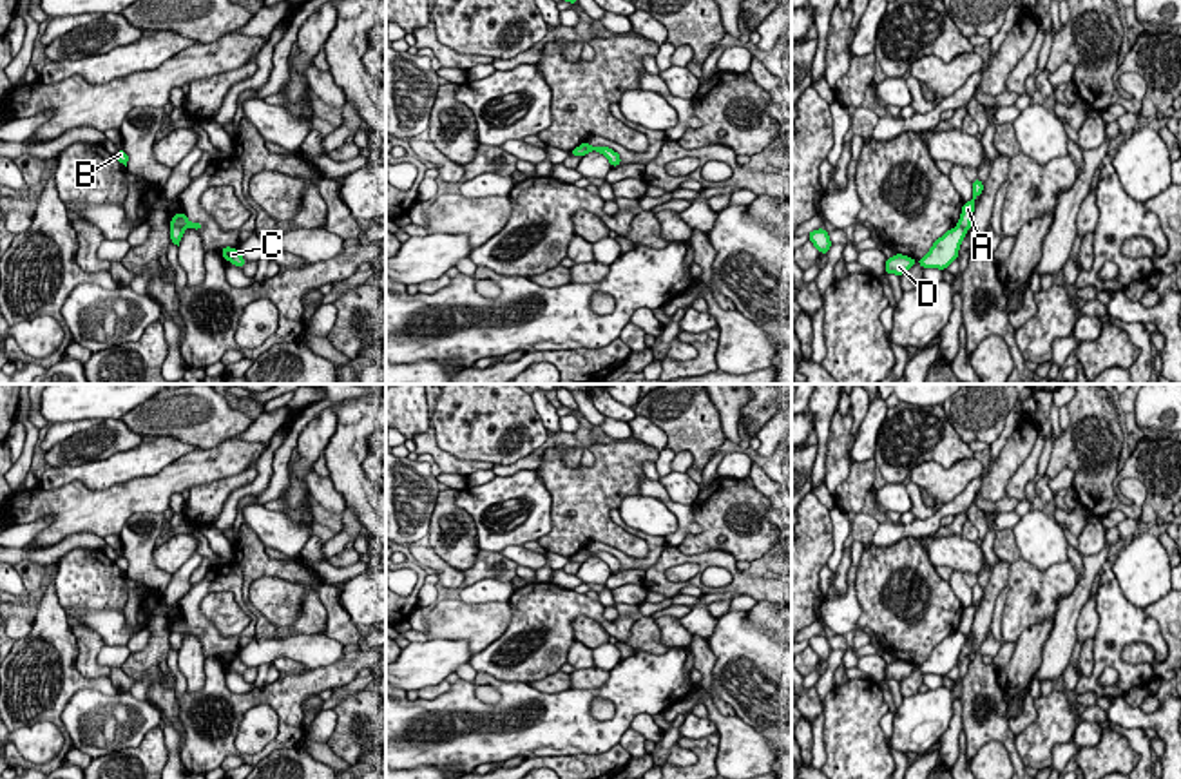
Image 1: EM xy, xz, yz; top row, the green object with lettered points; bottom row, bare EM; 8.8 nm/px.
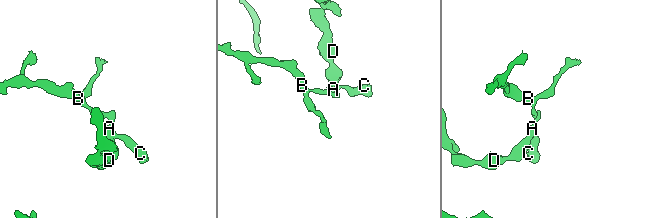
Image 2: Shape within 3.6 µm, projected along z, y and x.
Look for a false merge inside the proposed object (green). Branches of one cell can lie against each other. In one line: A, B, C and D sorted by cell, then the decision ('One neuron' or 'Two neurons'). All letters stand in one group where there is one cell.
Groups: A B C / D. Two neurons

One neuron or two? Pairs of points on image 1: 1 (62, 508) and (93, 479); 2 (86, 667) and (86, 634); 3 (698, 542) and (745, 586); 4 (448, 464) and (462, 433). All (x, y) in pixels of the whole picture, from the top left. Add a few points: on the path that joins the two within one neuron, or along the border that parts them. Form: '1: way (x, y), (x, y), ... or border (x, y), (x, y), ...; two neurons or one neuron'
1: border (127, 479), (105, 488), (71, 480), (44, 490); two neurons
2: way (86, 660), (86, 642); one neuron
3: border (700, 553), (725, 549), (736, 562); two neurons
4: border (433, 432), (435, 442), (459, 459), (493, 464); two neurons

